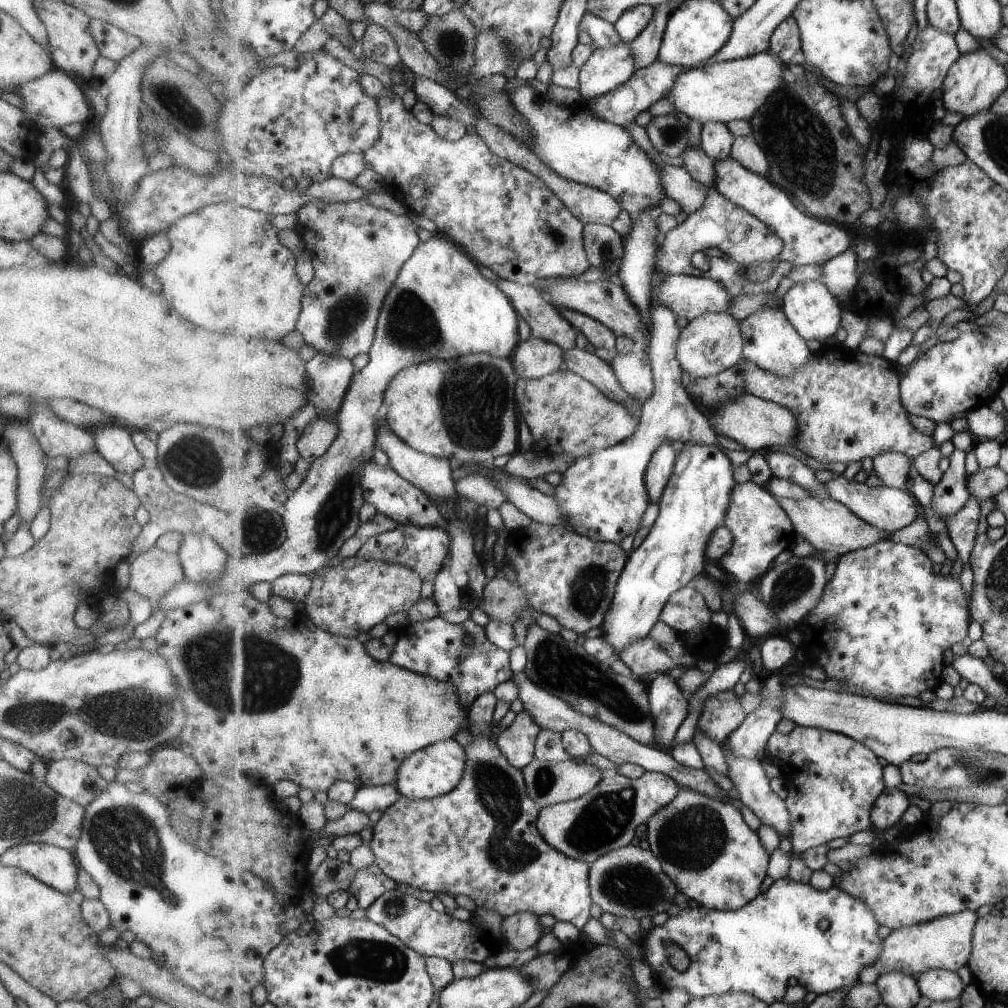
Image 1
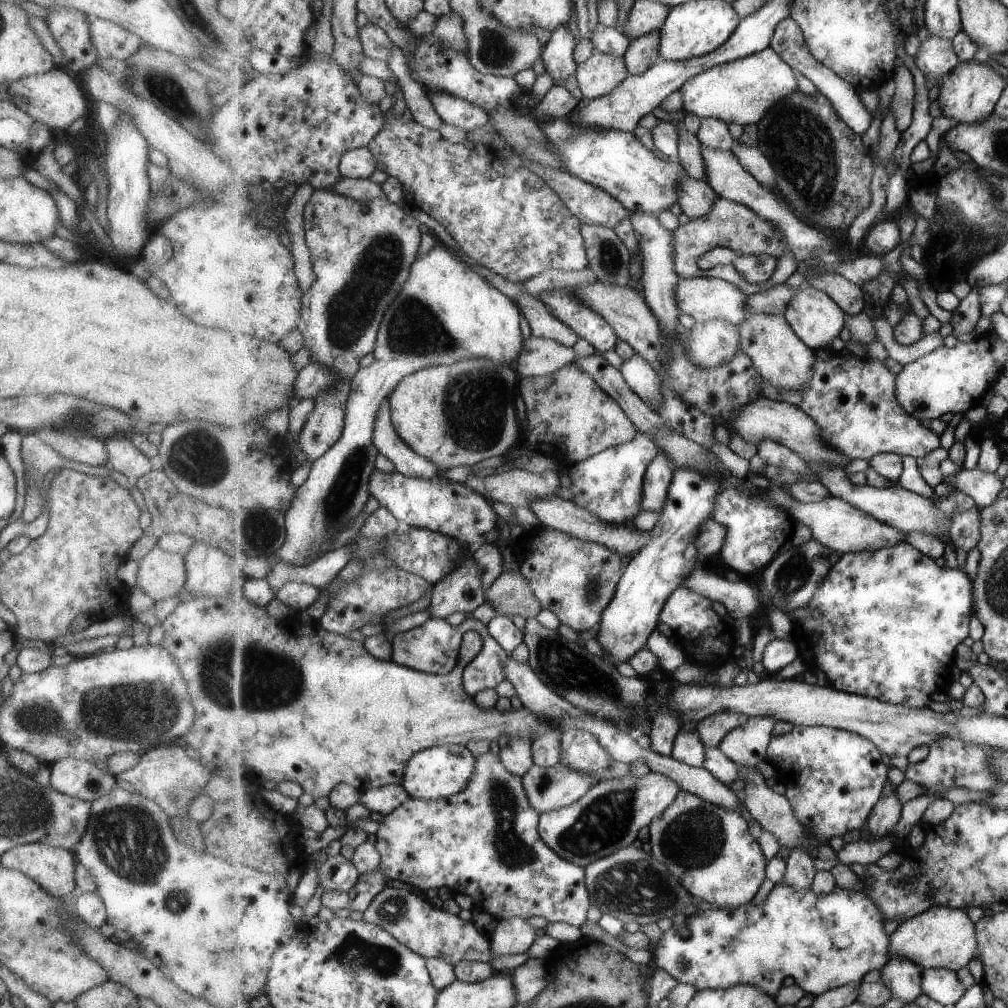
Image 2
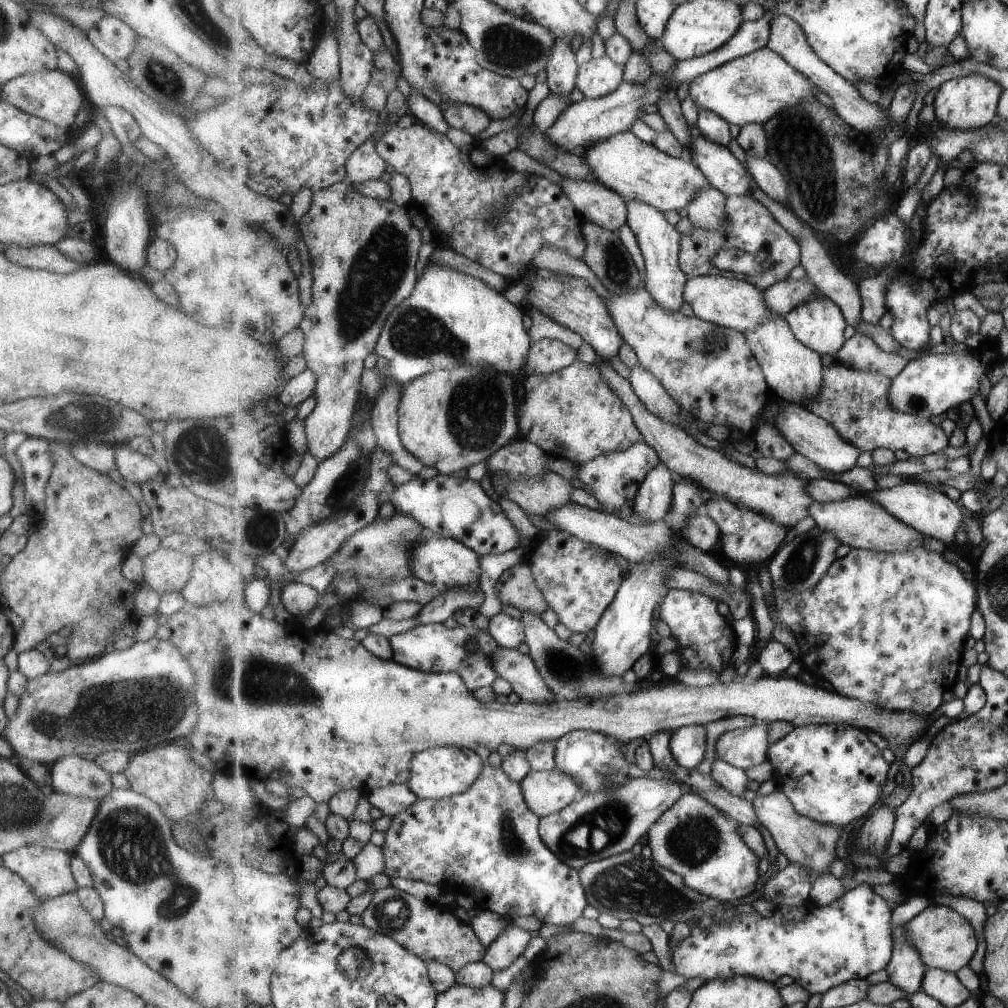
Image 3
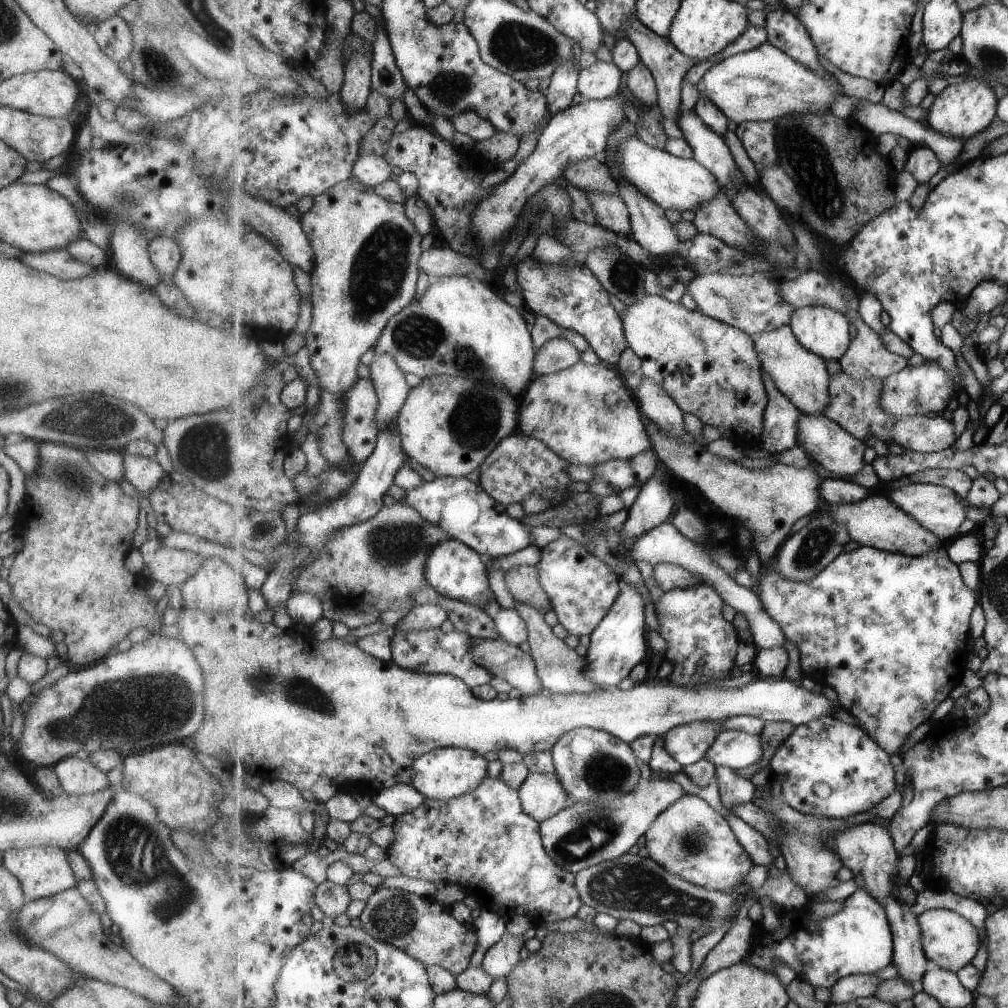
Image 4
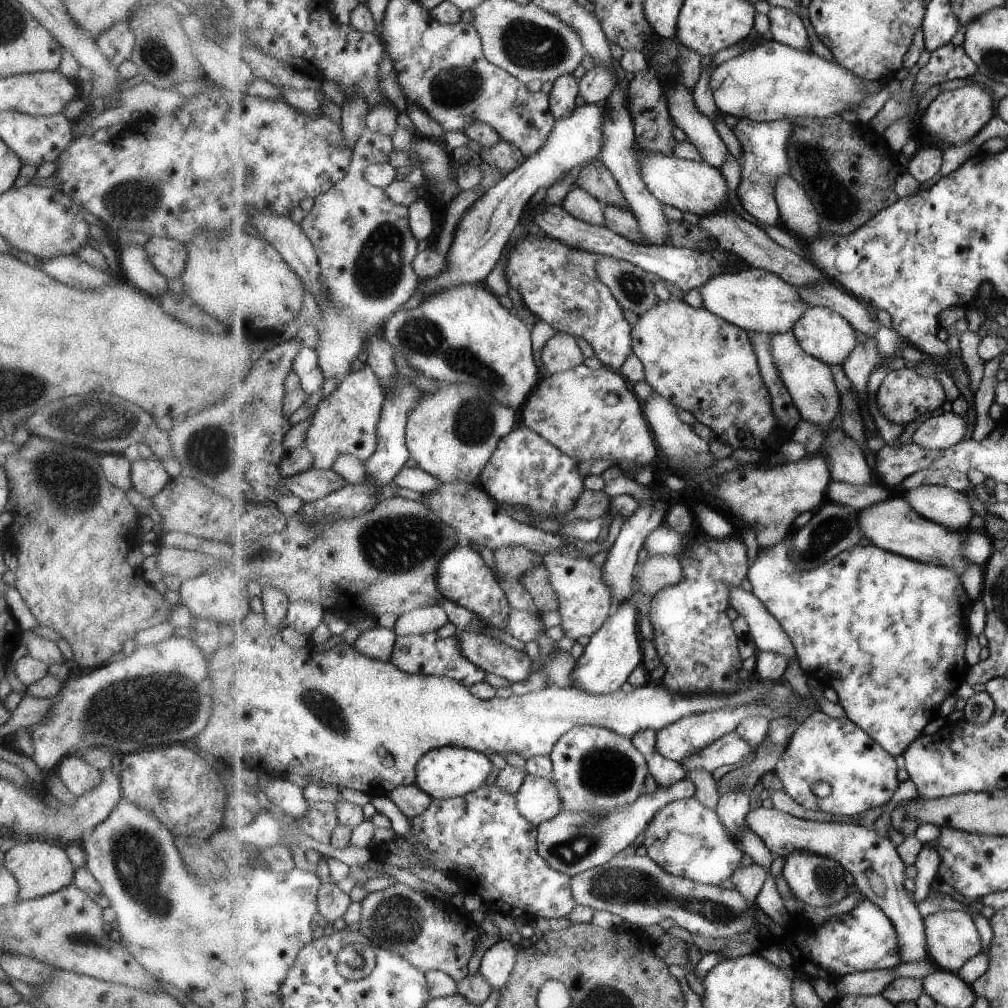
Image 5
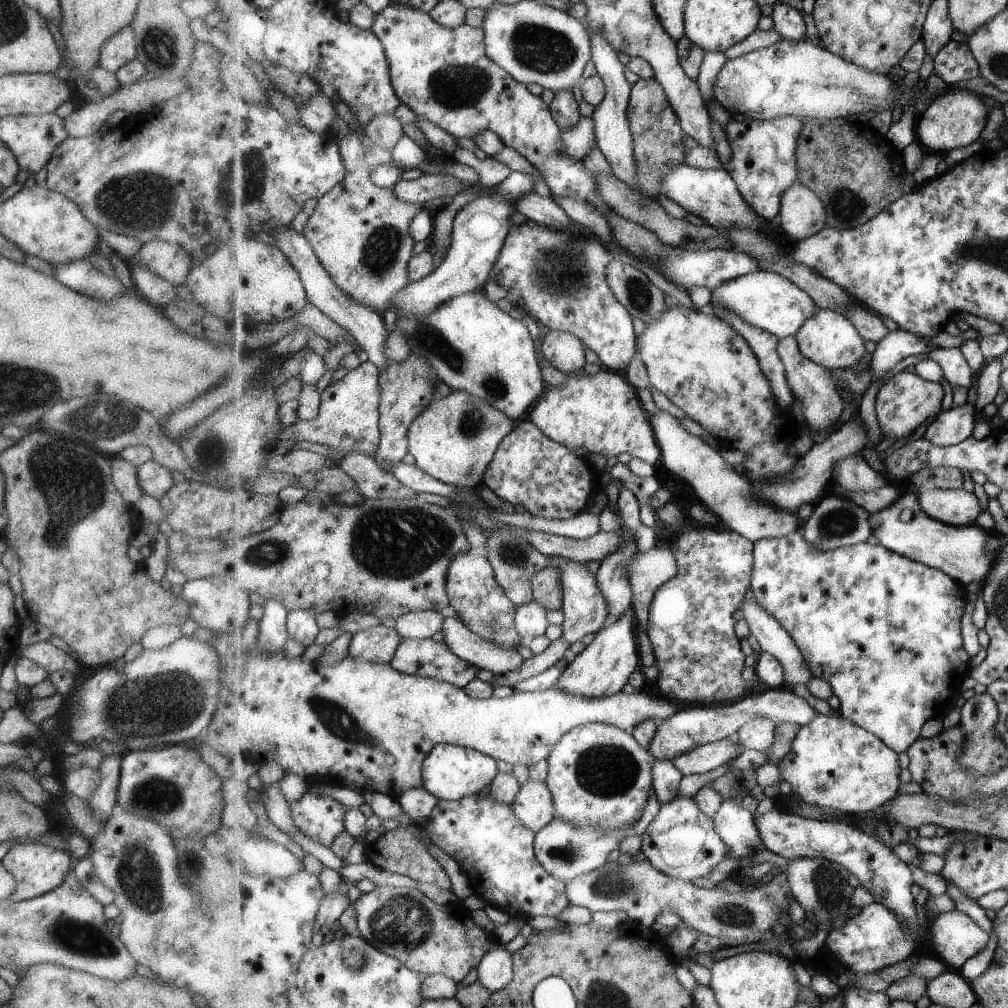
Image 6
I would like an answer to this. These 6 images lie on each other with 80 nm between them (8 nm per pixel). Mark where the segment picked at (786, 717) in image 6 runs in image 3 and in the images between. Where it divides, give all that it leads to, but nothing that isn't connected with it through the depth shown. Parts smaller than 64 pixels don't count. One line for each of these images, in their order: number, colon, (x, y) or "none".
3: (688, 745)
4: (688, 743)
5: (680, 740)

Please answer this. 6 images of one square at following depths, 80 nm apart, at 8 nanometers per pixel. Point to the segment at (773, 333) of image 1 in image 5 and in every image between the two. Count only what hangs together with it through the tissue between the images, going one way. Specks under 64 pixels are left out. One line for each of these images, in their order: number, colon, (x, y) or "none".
2: (782, 358)
3: (795, 373)
4: (801, 375)
5: (810, 381)

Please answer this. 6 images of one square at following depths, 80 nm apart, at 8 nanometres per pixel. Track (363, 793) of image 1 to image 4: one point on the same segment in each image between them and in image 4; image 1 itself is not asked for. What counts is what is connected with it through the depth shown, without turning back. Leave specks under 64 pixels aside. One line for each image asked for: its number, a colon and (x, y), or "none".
2: (385, 799)
3: (391, 800)
4: (403, 798)

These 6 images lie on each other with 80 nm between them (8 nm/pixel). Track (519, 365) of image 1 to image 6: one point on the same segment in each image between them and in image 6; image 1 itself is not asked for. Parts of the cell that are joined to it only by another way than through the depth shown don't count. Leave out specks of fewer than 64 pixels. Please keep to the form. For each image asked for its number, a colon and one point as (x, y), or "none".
2: (541, 356)
3: (547, 356)
4: (560, 353)
5: (563, 352)
6: (565, 351)

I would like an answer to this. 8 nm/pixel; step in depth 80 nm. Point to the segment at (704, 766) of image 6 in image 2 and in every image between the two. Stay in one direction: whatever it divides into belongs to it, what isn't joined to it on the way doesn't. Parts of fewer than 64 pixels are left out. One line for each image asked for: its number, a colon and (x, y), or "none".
2: (747, 745)
3: (743, 748)
4: (735, 749)
5: (731, 748)

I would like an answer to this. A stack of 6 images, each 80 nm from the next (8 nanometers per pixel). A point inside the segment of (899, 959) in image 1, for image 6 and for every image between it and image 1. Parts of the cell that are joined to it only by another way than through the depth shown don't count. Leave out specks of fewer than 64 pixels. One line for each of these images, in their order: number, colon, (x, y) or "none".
2: (942, 937)
3: (946, 940)
4: (950, 940)
5: (953, 938)
6: (956, 937)

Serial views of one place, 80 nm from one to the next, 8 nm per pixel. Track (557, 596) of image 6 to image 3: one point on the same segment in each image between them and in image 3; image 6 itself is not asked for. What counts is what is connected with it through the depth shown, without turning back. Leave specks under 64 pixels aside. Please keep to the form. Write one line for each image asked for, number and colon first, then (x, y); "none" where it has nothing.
3: (518, 587)
4: (523, 581)
5: (537, 581)

